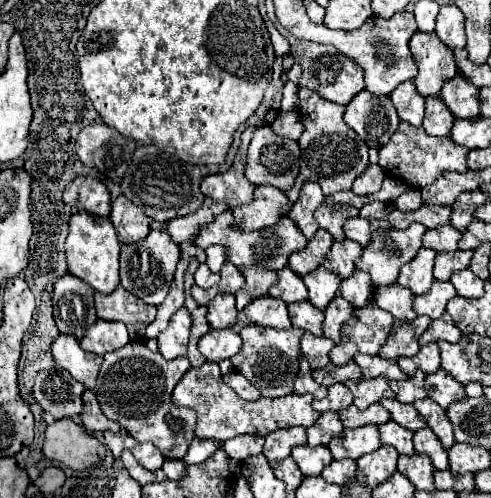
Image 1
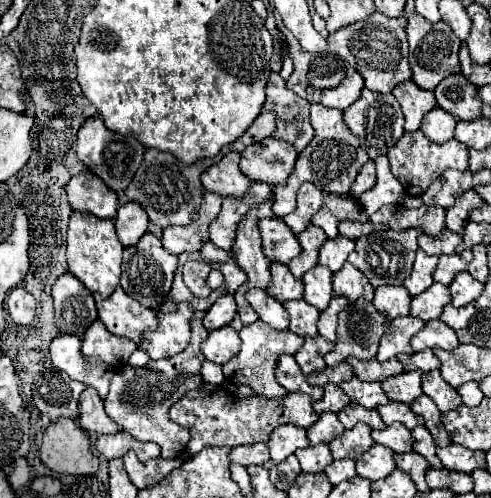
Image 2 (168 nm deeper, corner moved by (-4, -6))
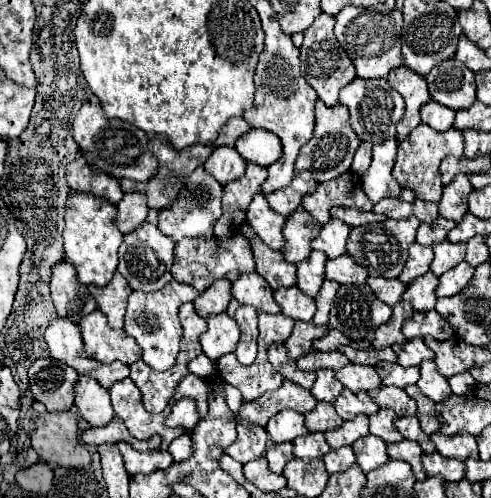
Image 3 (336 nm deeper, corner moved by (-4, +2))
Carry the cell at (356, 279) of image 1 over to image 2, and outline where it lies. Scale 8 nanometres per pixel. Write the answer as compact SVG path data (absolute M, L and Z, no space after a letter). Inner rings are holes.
M348 262L344 264L344 268L340 268L340 272L334 272L332 284L334 284L334 294L338 296L344 294L350 302L356 302L358 298L372 302L374 298L374 288L366 280L366 276Z

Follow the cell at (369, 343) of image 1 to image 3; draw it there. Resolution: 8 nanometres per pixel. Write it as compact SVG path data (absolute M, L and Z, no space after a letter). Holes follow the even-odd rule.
M344 284L338 288L336 300L332 302L330 308L330 322L328 322L328 332L326 336L314 340L316 350L338 350L340 346L352 346L352 348L368 348L372 346L374 332L380 324L388 322L392 314L392 308L384 302L380 302L368 284Z

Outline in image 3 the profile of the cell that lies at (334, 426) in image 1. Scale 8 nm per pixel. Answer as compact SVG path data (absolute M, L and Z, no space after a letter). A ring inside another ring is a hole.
M318 402L312 412L304 414L304 418L306 418L306 428L310 432L328 432L334 428L340 428L340 424L344 422L336 414L336 410L330 402Z

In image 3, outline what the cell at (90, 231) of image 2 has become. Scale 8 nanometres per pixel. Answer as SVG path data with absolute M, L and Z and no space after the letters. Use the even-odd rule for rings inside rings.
M72 192L66 200L66 226L64 226L64 252L66 260L76 268L76 278L82 284L104 286L112 280L118 266L118 248L122 232L116 226L116 206L106 198L96 198L88 192Z

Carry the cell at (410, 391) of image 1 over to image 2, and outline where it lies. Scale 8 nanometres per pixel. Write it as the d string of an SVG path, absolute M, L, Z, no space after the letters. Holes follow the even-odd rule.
M420 370L404 372L404 374L396 376L396 378L384 380L382 388L384 388L384 392L386 392L386 396L390 400L412 404L416 398L420 398L424 394L422 386L420 386L420 378L422 378Z

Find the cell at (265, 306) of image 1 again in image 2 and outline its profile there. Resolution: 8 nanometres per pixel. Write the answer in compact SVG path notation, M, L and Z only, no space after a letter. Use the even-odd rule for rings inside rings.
M250 290L246 294L246 300L250 302L250 306L254 308L262 322L276 330L288 330L288 314L284 306L272 296L268 296L266 290Z

